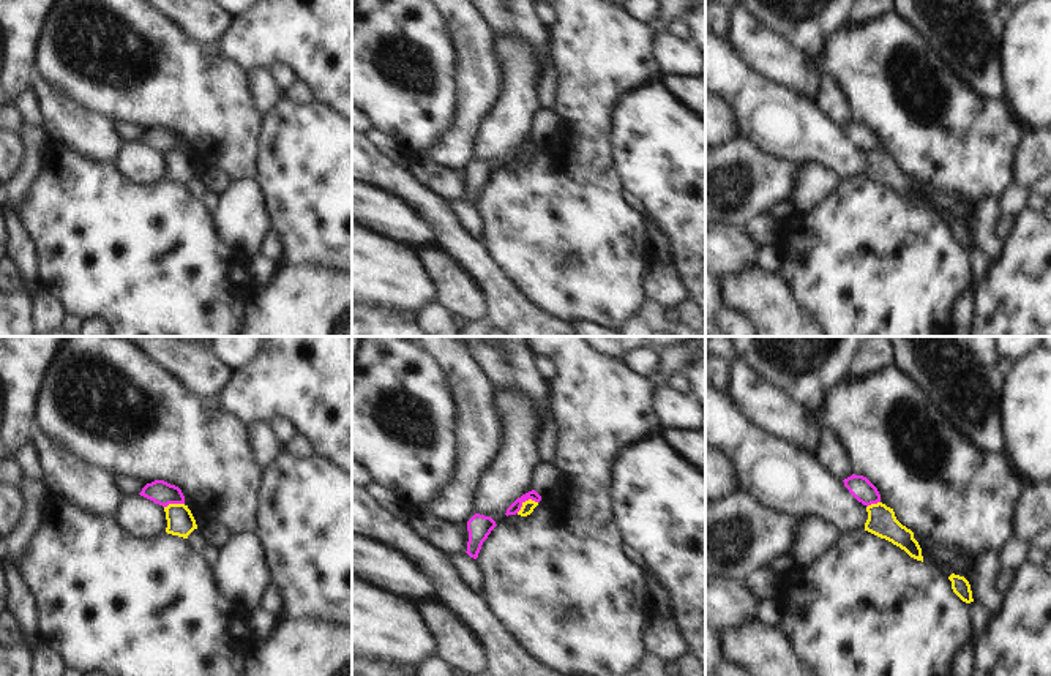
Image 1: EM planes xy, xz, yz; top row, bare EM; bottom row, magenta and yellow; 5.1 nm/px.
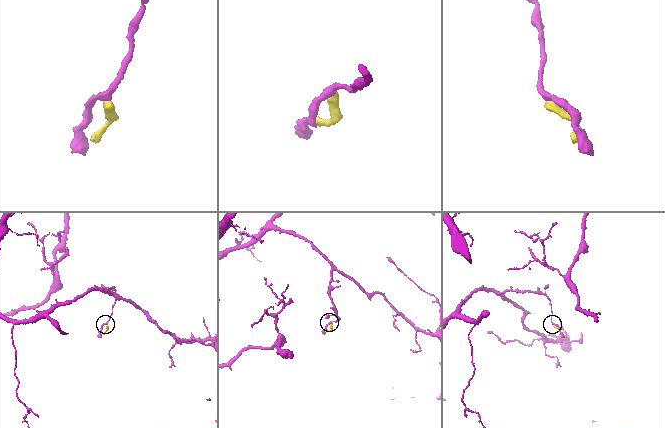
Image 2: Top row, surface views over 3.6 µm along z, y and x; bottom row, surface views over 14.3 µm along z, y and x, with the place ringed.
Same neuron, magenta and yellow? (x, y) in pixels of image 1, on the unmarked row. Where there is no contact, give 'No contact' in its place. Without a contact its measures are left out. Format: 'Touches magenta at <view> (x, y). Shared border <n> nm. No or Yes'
Touches magenta at xz (526, 146). Shared border 130 nm. No

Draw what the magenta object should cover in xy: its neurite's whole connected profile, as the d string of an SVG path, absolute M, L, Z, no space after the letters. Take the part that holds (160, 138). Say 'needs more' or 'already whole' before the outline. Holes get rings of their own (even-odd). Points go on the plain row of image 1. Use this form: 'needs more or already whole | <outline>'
already whole | M164 126L147 130L139 141L163 153L167 153L169 150L185 150L181 136Z

